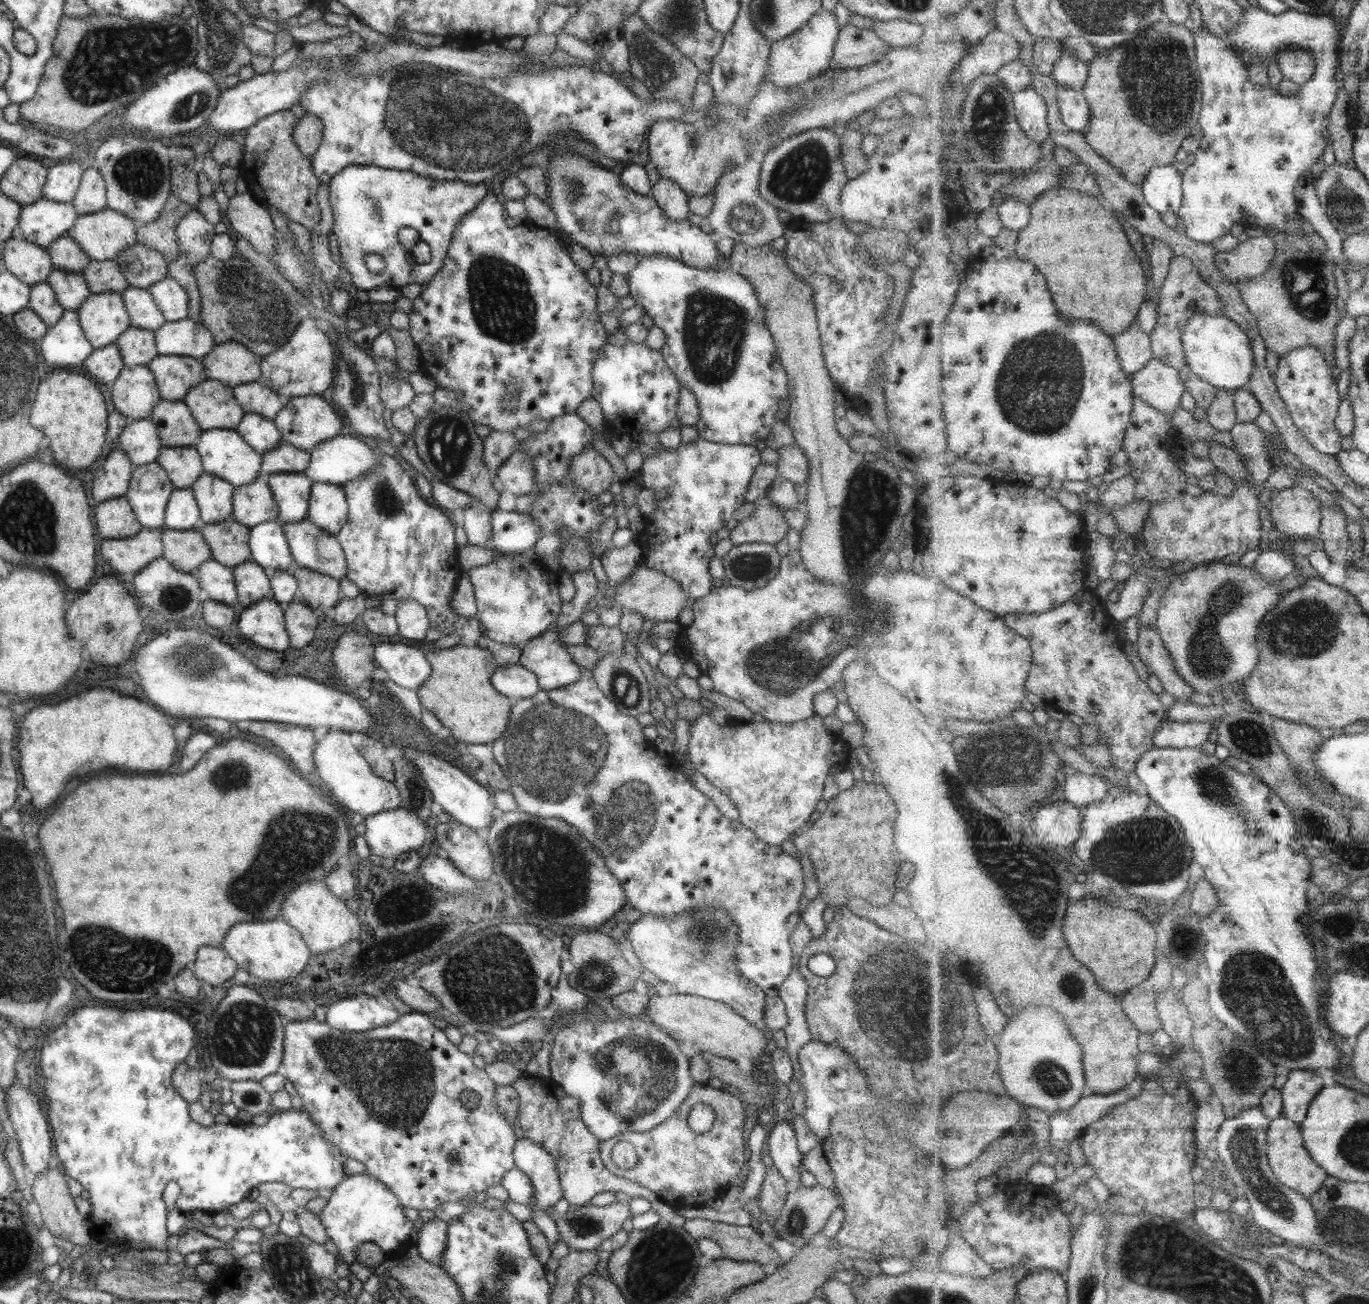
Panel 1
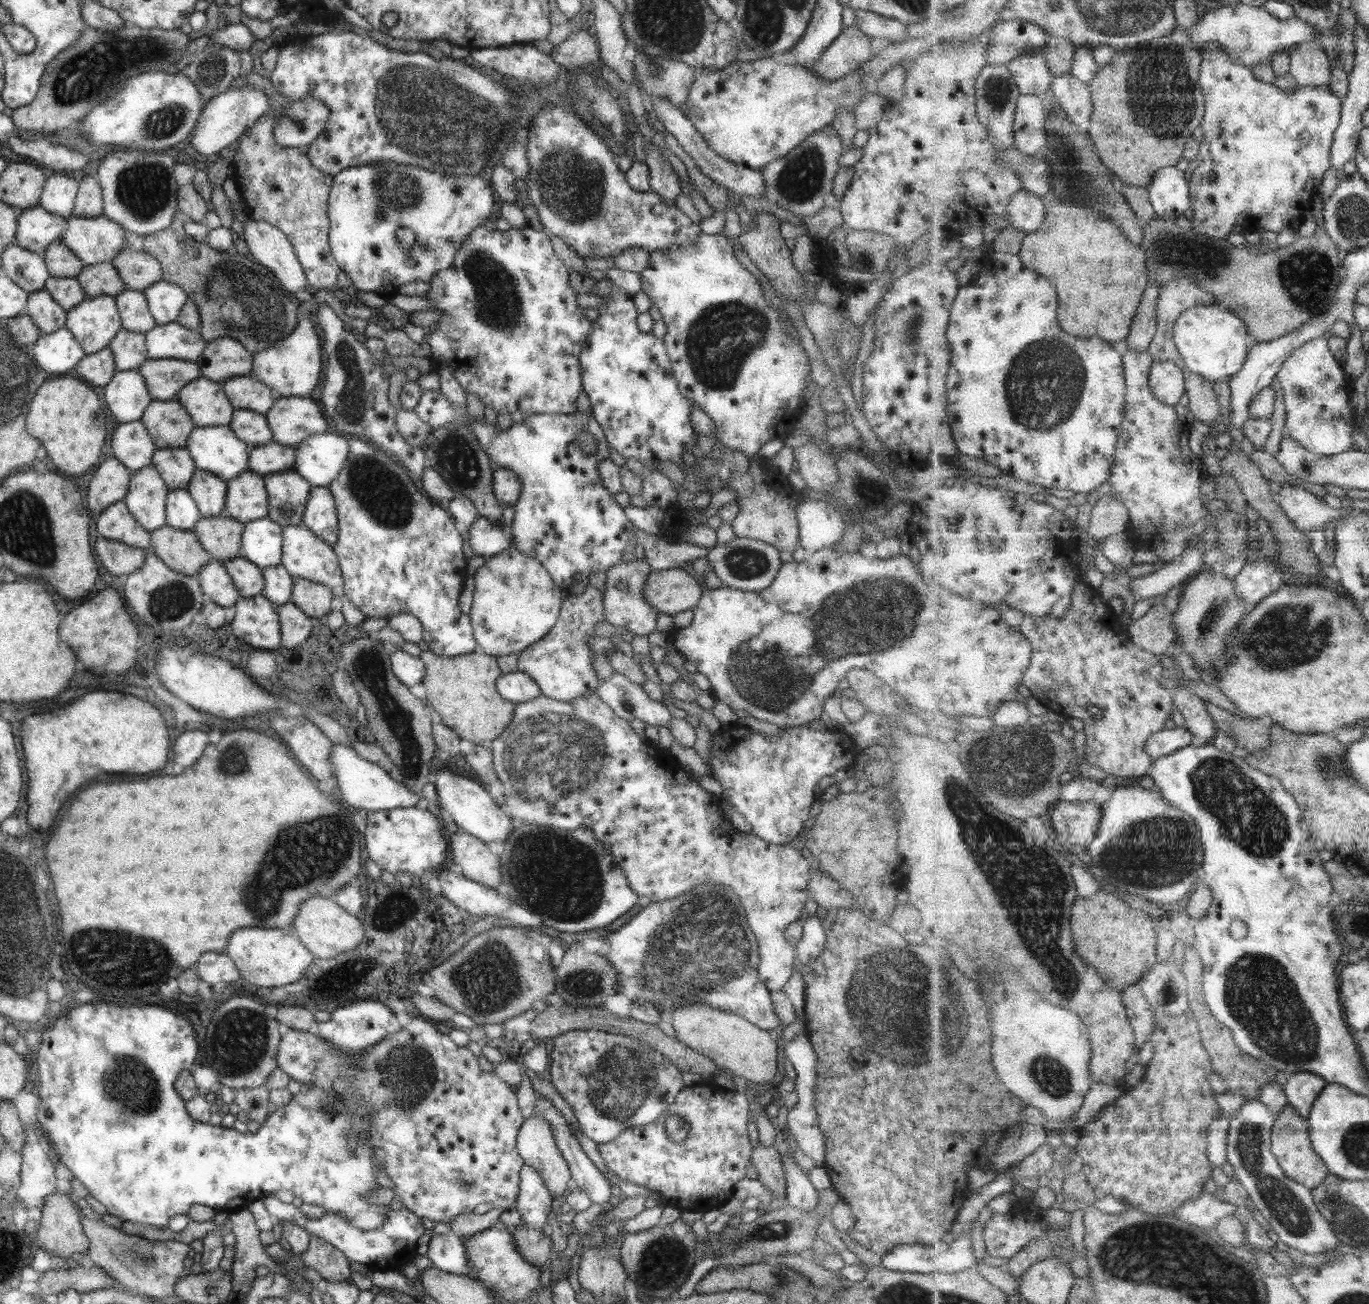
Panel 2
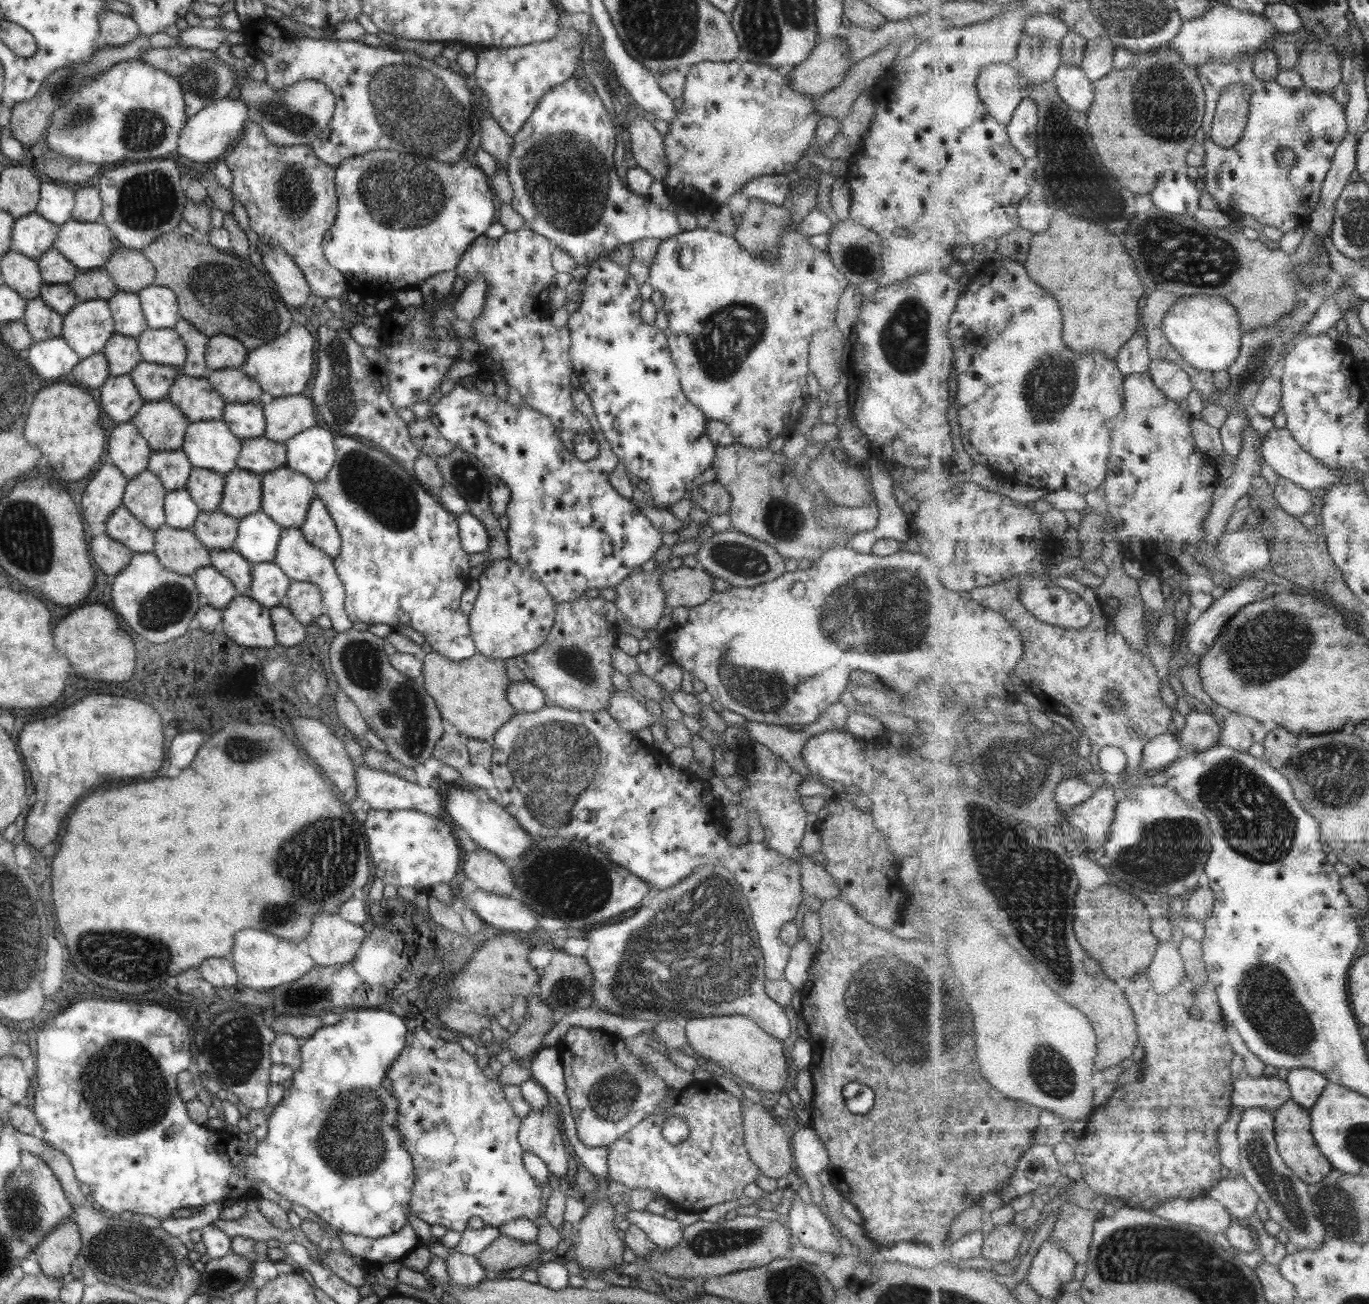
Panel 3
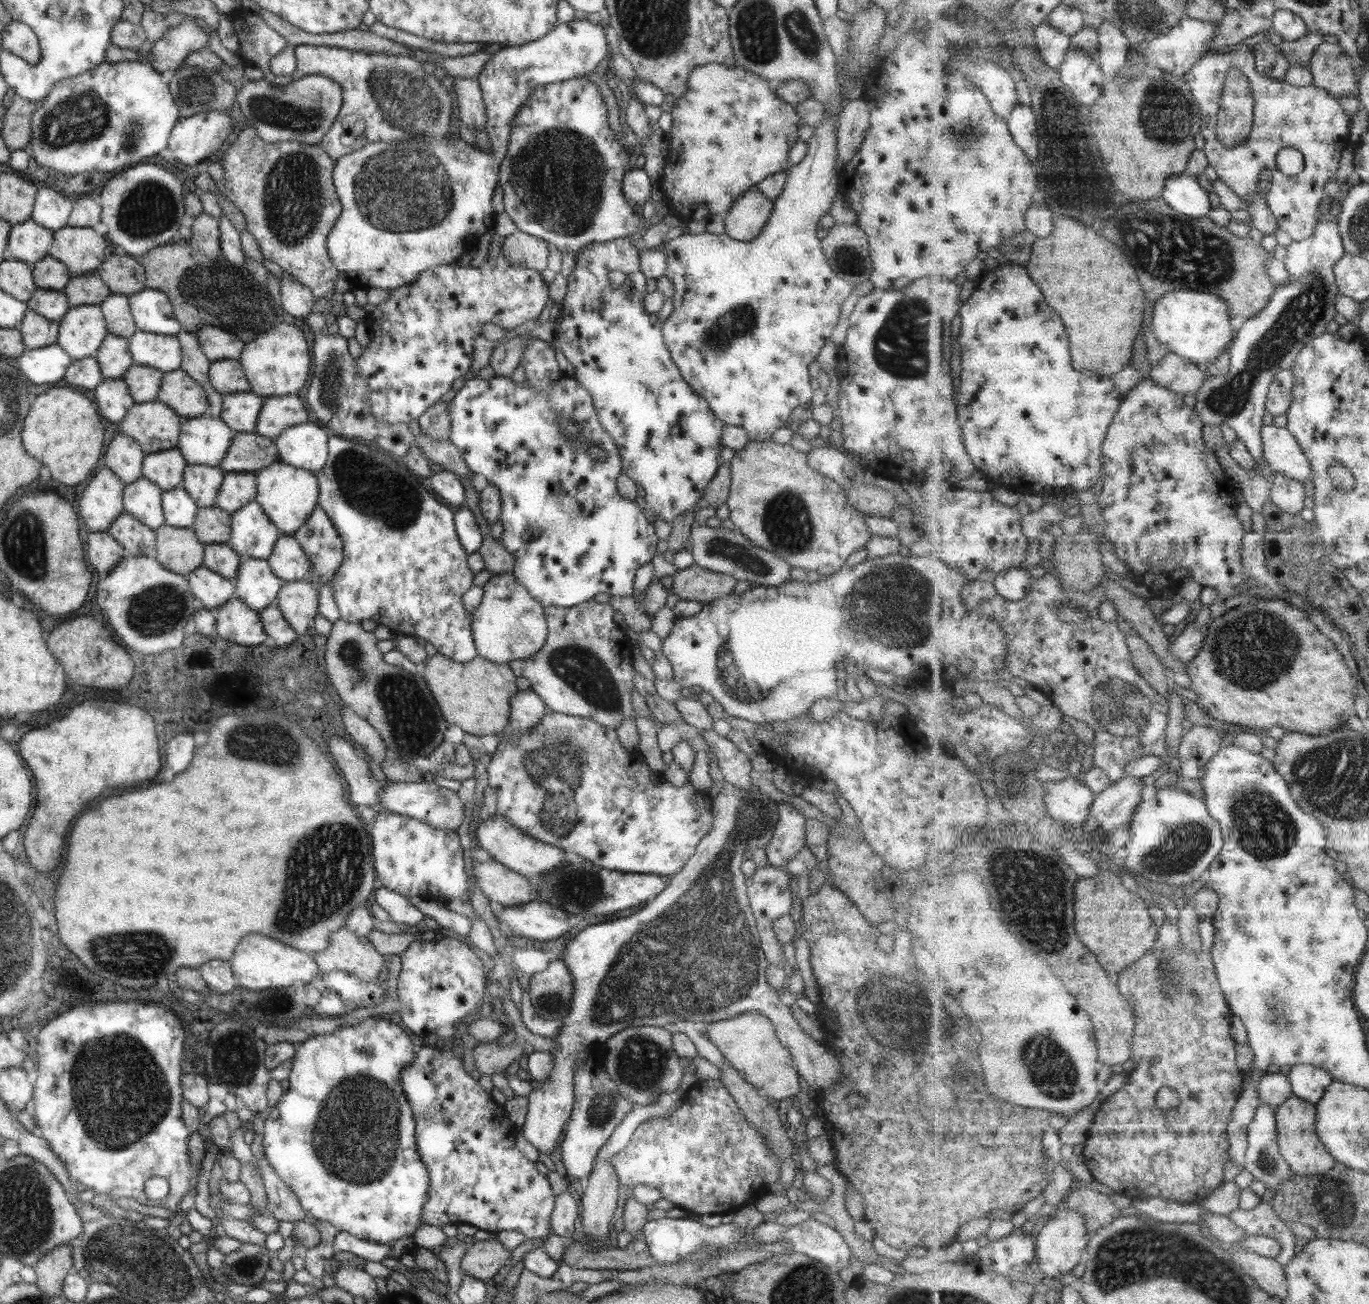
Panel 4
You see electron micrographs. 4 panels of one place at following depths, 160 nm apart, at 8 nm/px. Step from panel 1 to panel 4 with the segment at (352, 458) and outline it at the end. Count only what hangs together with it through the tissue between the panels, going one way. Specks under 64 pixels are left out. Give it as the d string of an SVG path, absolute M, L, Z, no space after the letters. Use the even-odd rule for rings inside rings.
M305 422L286 428L274 439L278 462L317 472L327 460L328 434L317 423Z

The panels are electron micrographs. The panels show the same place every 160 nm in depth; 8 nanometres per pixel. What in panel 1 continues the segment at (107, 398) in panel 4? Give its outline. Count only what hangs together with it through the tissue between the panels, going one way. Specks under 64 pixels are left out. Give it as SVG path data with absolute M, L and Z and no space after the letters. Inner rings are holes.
M141 365L124 366L110 393L116 410L131 421L149 418L153 407L161 401L153 374Z

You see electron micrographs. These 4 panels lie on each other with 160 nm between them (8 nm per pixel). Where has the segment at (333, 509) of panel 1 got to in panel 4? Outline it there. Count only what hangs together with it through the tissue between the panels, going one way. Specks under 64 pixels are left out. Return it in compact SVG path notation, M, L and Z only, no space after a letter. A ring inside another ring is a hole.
M316 504L309 518L292 536L311 562L309 583L315 586L330 583L343 561L343 552L341 538L325 511Z

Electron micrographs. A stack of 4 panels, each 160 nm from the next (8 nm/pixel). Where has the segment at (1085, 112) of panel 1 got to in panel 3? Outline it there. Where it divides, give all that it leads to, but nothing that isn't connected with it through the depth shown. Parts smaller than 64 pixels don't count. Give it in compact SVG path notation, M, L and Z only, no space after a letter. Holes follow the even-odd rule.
M1062 65L1056 72L1053 82L1059 95L1075 110L1088 111L1096 101L1096 88L1084 68L1075 65Z

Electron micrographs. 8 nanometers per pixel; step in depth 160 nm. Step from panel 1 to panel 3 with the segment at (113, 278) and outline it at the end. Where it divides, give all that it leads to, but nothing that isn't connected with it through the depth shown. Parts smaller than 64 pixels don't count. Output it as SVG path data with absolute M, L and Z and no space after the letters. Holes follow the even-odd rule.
M104 268L77 272L75 278L67 283L78 302L89 299L109 300L117 288Z

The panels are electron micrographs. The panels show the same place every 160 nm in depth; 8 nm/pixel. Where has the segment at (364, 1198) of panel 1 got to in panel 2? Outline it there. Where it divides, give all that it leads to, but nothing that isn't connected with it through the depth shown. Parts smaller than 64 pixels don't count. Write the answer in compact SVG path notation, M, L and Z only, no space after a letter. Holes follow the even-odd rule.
M375 1187L367 1196L366 1201L376 1206L382 1206L382 1214L384 1219L381 1226L373 1230L359 1230L357 1227L351 1226L344 1221L343 1217L339 1217L337 1213L325 1212L321 1218L313 1220L305 1220L297 1207L291 1203L282 1203L273 1195L269 1194L262 1199L268 1216L273 1221L285 1221L303 1228L310 1235L317 1235L319 1238L334 1246L348 1262L359 1262L376 1270L395 1269L400 1265L404 1265L408 1260L412 1260L415 1254L415 1242L421 1234L423 1234L423 1225L421 1219L416 1217L412 1212L401 1207L398 1210L392 1210L389 1202L394 1194L391 1189L385 1187Z

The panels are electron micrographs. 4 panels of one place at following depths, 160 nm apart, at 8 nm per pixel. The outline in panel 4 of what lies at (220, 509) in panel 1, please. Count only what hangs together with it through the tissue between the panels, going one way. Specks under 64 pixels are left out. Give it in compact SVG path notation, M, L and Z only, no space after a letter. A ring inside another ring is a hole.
M186 465L180 486L198 507L214 506L225 473L217 466Z

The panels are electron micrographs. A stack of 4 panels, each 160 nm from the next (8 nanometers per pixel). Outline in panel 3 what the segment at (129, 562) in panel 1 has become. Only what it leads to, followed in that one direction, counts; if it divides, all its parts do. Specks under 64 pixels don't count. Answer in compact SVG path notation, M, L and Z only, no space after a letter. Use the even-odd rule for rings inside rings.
M105 534L92 536L89 544L90 555L97 568L107 574L116 577L123 570L132 557L132 553L126 546L114 542Z

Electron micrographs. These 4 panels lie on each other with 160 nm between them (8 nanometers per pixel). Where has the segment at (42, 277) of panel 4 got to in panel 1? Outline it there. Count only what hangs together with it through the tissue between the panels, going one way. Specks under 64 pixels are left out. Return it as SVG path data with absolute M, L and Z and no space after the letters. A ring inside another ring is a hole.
M66 234L50 242L46 250L52 268L66 273L81 273L90 258L81 247Z

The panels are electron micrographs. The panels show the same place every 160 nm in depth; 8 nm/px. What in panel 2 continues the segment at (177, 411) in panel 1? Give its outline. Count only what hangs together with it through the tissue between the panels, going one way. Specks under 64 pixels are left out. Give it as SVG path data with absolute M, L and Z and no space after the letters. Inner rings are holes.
M152 400L139 421L148 430L157 449L184 448L195 427L186 410L176 400Z

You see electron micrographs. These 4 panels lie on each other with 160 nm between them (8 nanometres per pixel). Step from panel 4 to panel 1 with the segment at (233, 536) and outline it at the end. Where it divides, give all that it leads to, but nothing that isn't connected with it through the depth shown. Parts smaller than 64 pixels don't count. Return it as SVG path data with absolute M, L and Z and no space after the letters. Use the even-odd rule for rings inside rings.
M267 521L252 526L247 542L250 561L267 572L290 571L294 565L278 521Z

